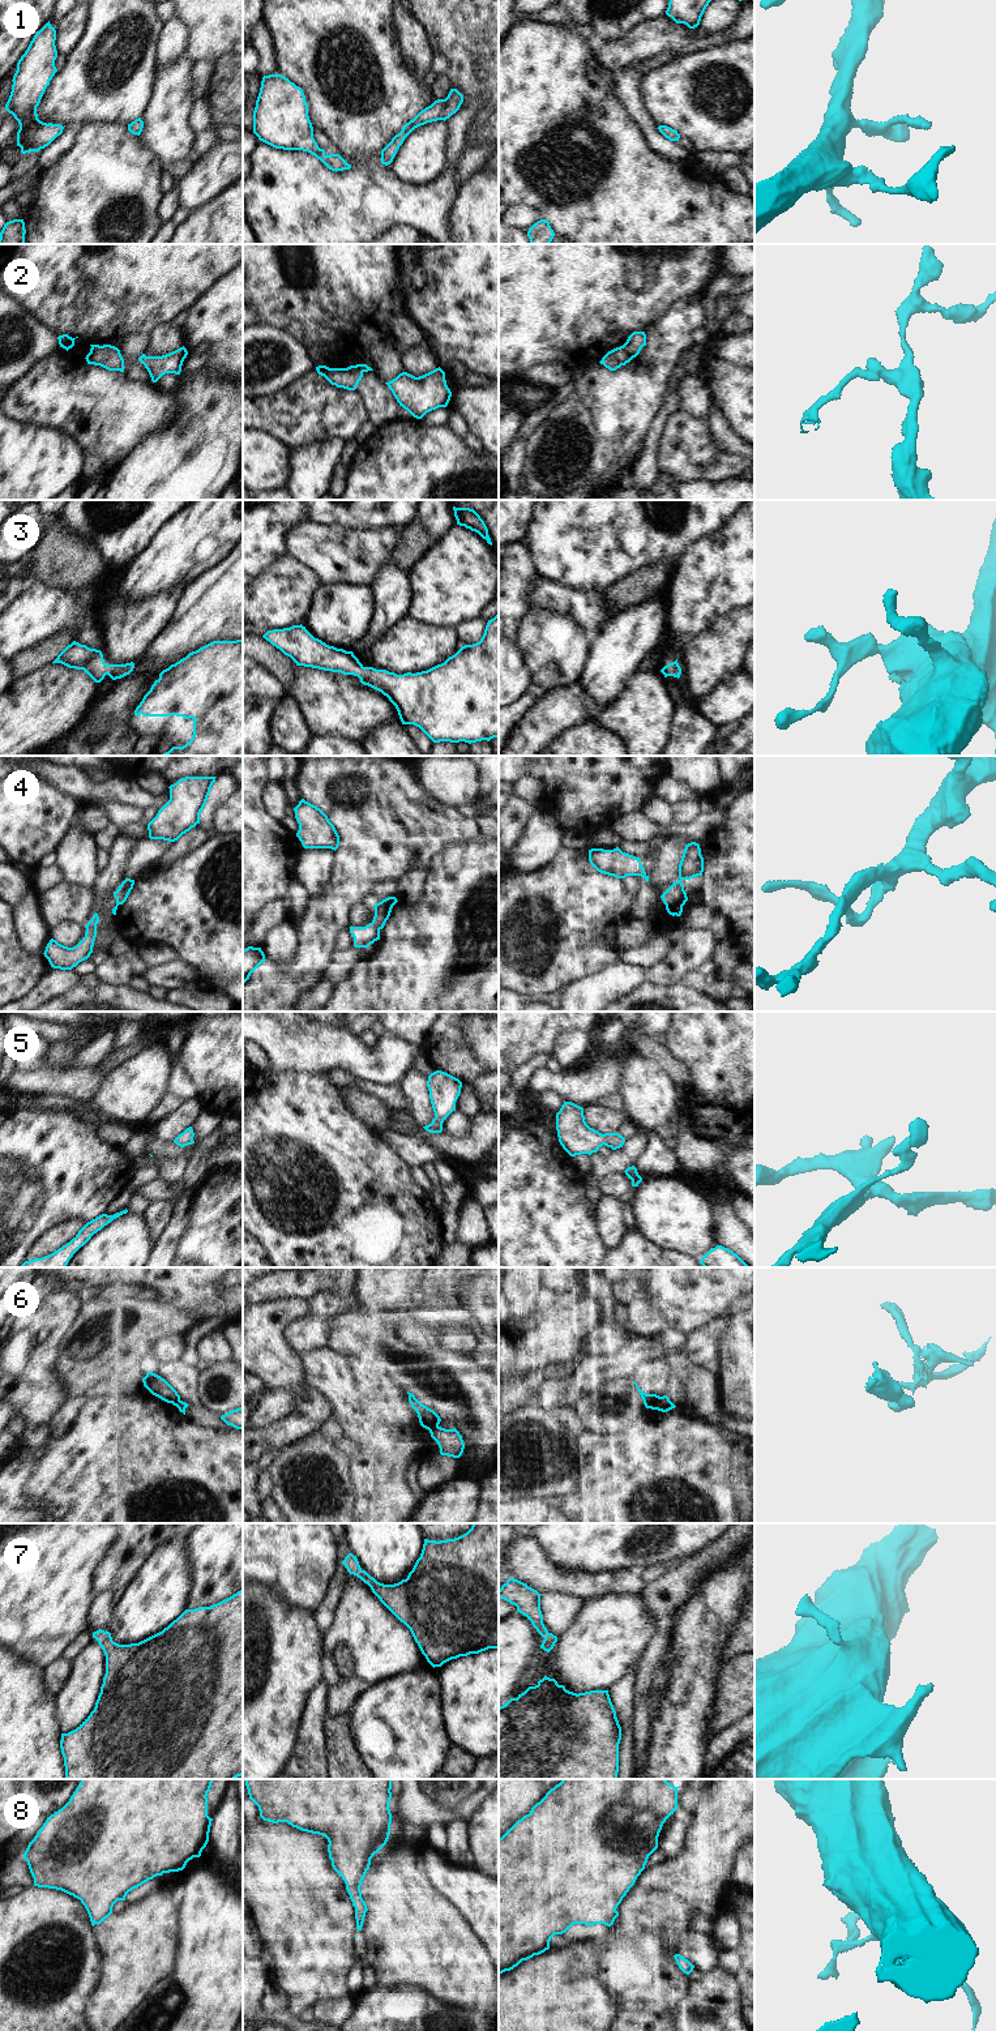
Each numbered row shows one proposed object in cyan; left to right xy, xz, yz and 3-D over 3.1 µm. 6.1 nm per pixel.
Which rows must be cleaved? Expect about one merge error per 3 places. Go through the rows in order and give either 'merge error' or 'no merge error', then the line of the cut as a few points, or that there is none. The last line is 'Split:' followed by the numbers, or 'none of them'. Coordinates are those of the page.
1: no merge error | no cut
2: merge error | yz (622, 346), (633, 356)
3: no merge error | no cut
4: no merge error | no cut
5: no merge error | no cut
6: merge error | yz (662, 1397), (655, 1409)
7: no merge error | no cut
8: no merge error | no cut
Split: 2, 6

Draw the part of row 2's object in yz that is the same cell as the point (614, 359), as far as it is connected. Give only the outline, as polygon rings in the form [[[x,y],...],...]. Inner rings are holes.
[[[623,346],[616,347],[611,351],[608,351],[602,360],[599,362],[600,364],[603,364],[606,368],[608,368],[610,371],[616,371],[617,368],[620,368],[621,365],[625,365],[627,363],[629,363],[633,359],[633,356],[630,356]]]

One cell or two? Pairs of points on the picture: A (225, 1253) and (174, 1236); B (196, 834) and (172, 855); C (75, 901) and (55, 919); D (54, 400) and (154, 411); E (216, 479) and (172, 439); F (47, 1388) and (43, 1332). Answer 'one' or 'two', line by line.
A: two
B: one
C: one
D: one
E: one
F: one

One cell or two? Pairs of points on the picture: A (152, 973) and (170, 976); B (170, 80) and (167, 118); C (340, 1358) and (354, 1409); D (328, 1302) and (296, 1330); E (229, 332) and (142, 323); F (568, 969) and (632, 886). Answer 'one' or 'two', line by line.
A: one
B: one
C: one
D: two
E: two
F: two

